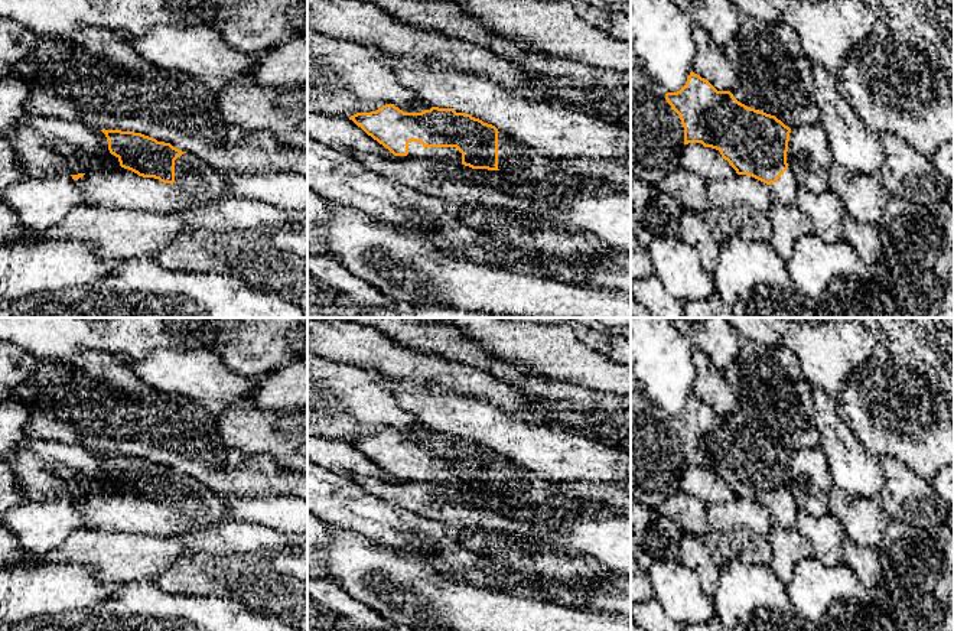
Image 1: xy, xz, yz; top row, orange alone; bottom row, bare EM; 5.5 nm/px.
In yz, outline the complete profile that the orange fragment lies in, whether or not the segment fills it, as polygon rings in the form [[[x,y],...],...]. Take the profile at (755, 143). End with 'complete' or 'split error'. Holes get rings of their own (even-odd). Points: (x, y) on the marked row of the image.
[[[690,72],[686,85],[665,94],[667,103],[680,116],[684,127],[684,144],[701,143],[720,152],[738,175],[752,176],[769,186],[772,201],[794,206],[800,188],[787,163],[791,129],[775,116],[739,103],[730,91],[717,91],[707,79]]]; split error

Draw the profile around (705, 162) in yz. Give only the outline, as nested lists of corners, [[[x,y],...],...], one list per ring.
[[[701,143],[684,144],[680,155],[680,166],[709,180],[726,180],[736,175],[736,170],[725,160],[719,150],[704,147]]]

